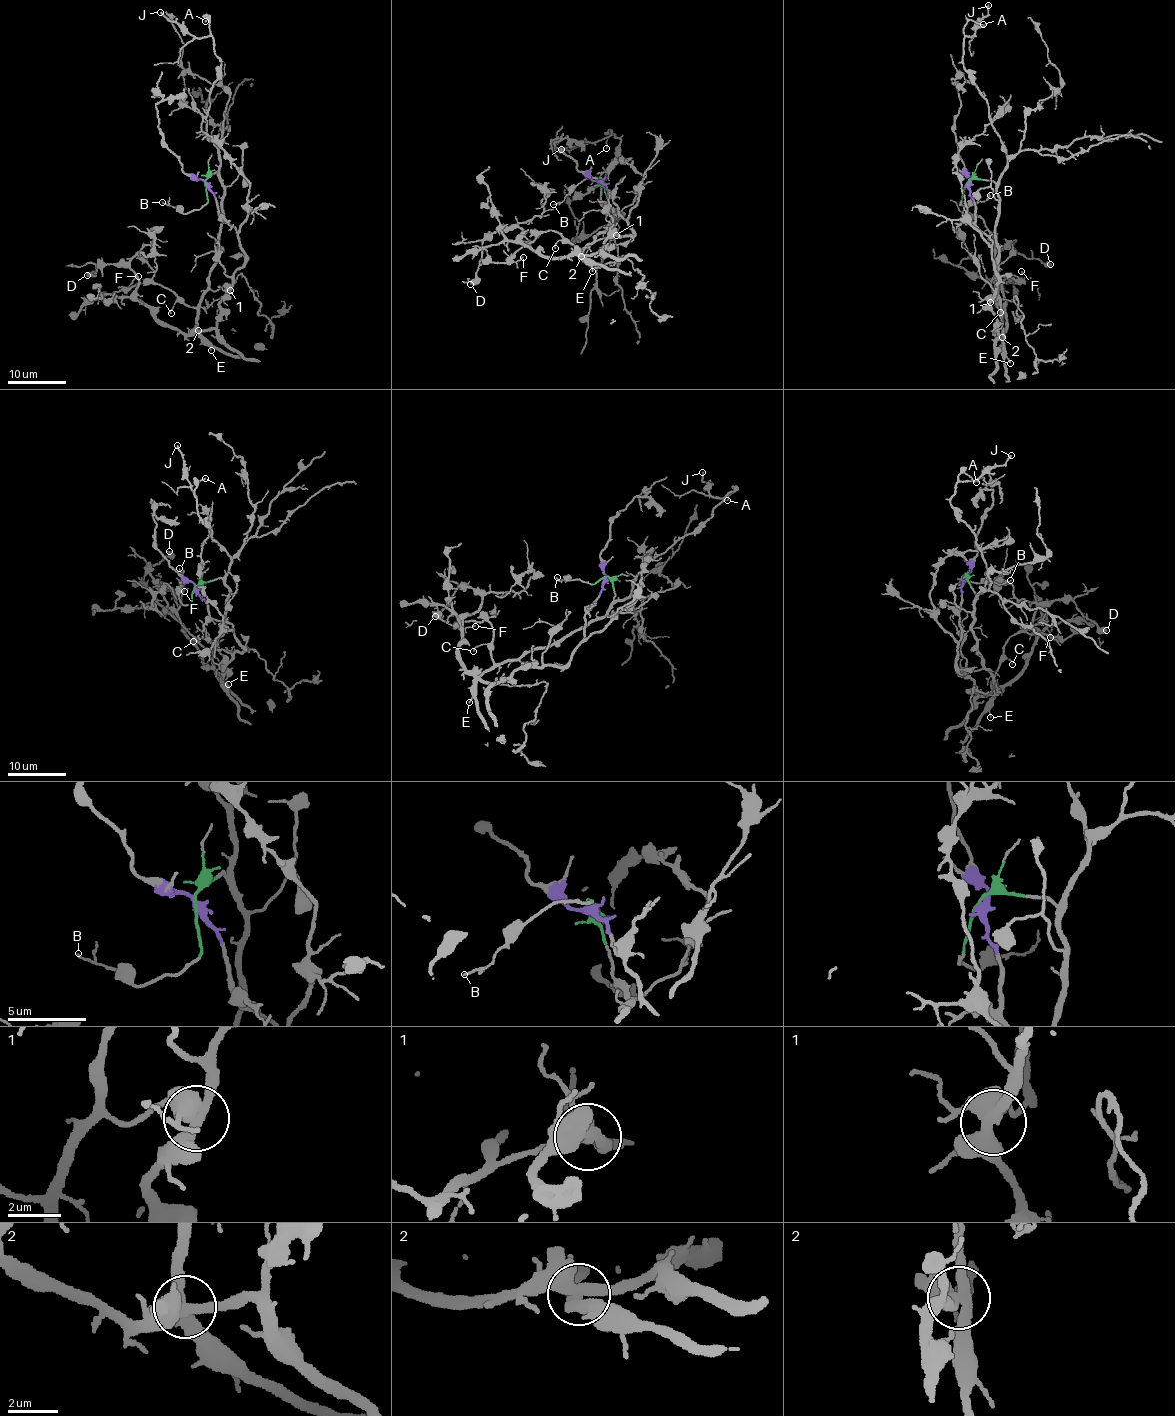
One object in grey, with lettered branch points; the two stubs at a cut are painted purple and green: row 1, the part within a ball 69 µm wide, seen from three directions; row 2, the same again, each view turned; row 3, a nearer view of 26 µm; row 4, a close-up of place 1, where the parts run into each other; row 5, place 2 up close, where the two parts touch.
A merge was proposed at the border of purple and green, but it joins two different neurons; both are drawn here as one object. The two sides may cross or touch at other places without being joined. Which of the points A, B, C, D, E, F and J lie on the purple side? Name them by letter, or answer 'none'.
D

